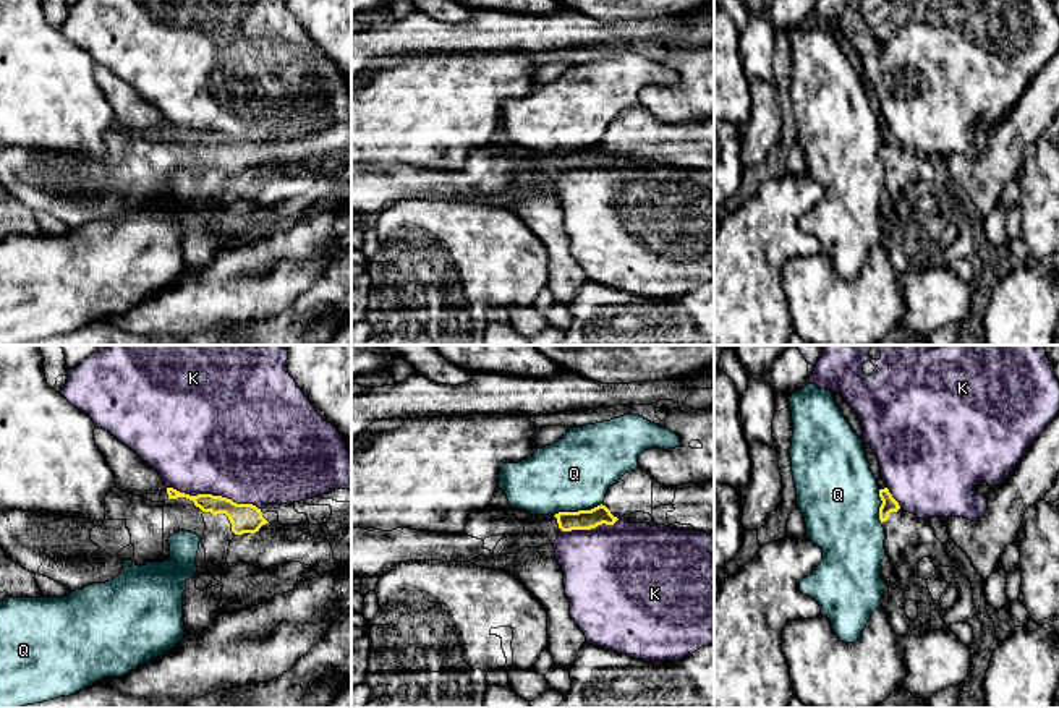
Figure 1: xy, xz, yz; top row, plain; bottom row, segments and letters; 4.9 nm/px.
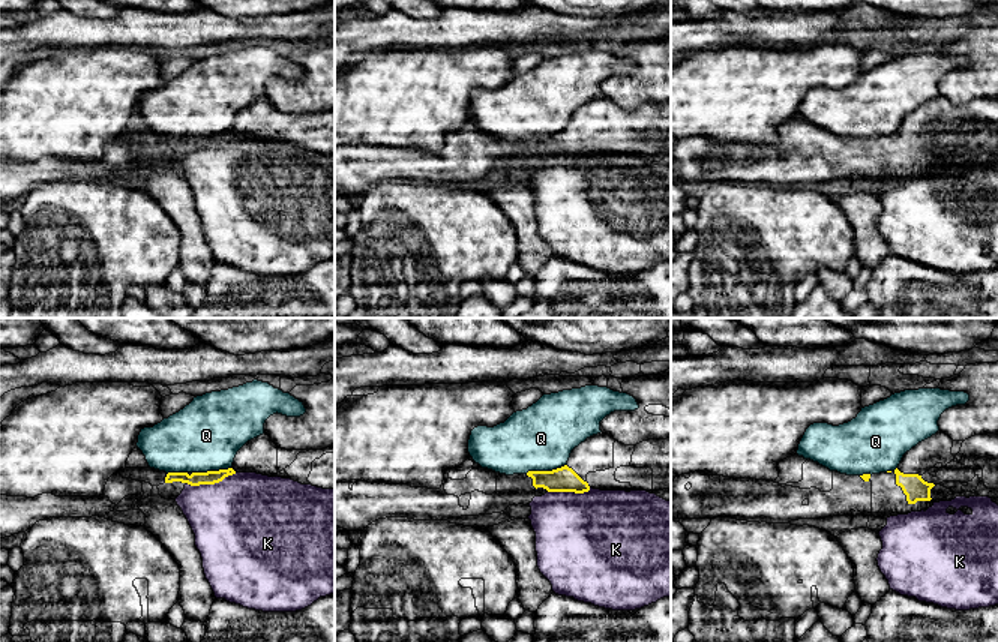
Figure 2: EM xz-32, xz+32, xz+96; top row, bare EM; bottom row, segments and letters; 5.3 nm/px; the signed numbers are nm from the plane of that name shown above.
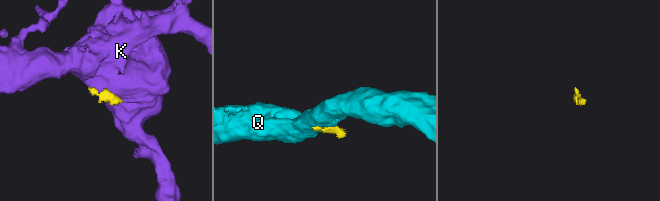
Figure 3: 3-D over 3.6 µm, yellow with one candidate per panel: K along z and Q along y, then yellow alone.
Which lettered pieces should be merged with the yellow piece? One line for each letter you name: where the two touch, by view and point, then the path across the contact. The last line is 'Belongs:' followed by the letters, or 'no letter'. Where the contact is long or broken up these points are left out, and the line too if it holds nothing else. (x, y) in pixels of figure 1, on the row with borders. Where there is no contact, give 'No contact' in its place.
Belongs: no letter

